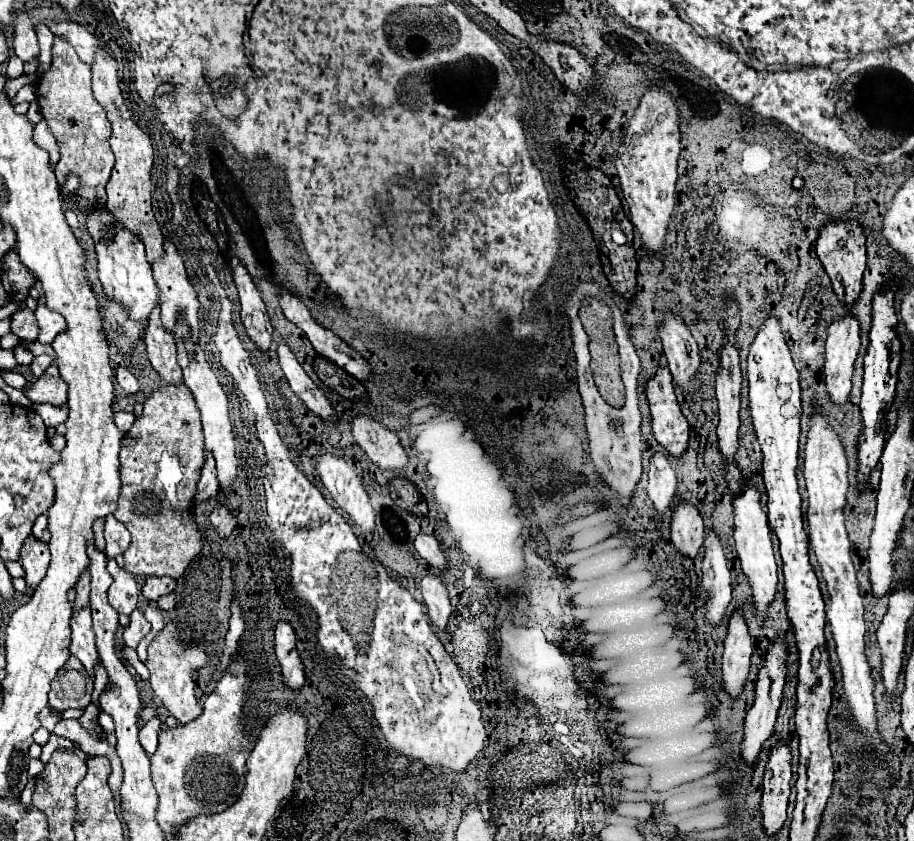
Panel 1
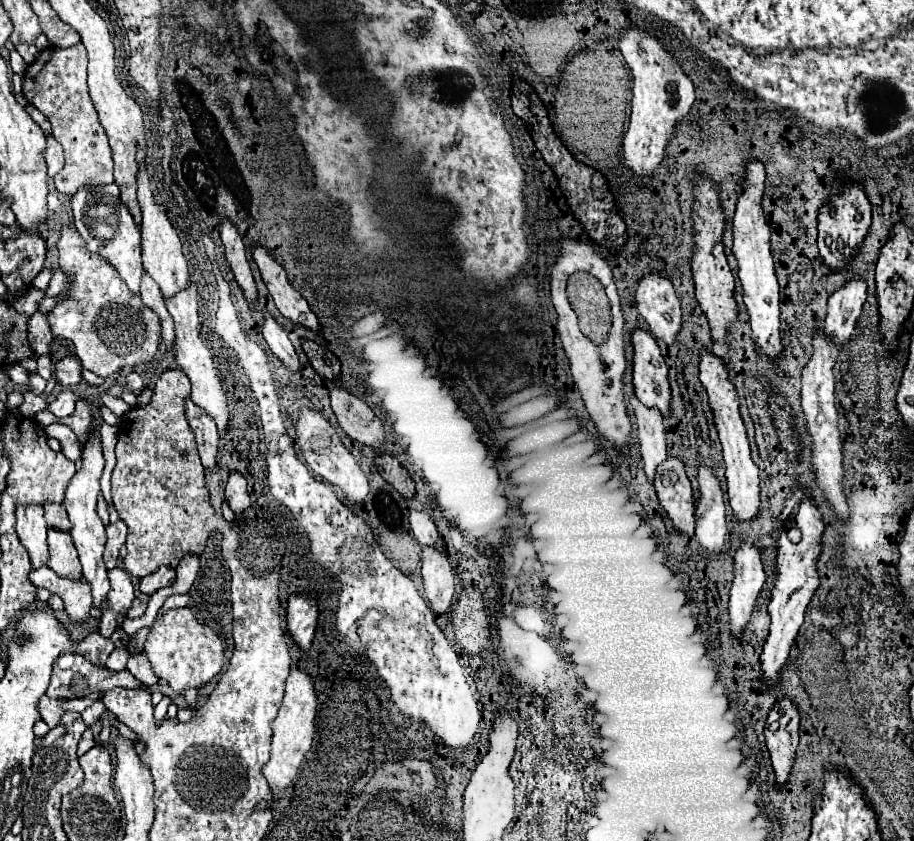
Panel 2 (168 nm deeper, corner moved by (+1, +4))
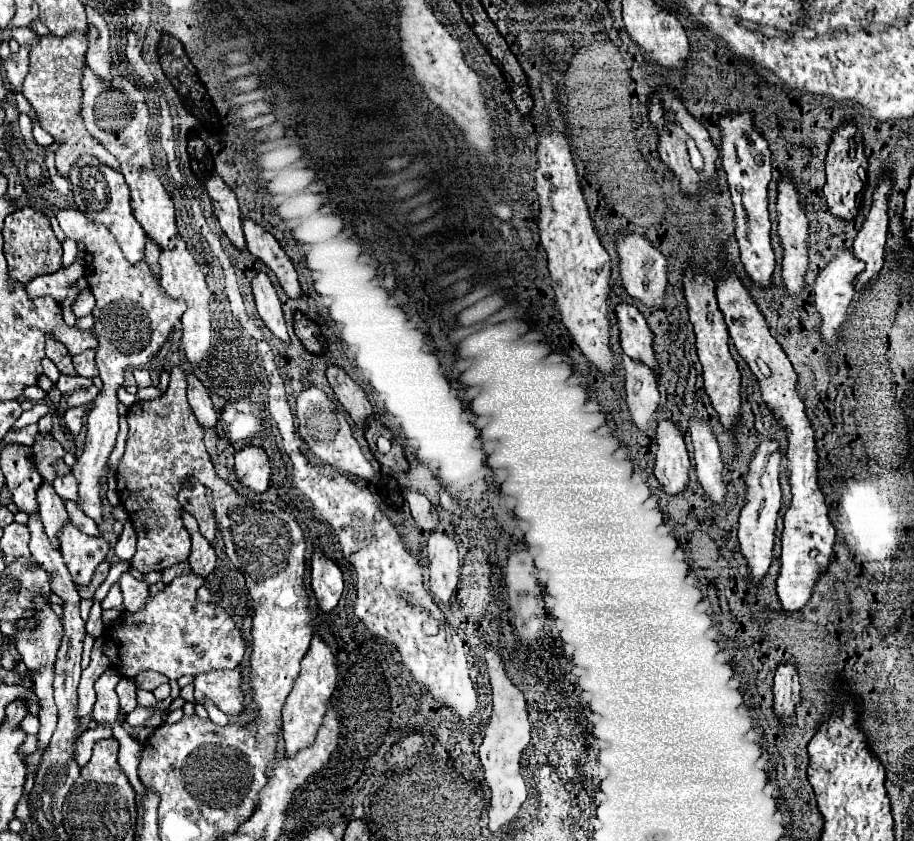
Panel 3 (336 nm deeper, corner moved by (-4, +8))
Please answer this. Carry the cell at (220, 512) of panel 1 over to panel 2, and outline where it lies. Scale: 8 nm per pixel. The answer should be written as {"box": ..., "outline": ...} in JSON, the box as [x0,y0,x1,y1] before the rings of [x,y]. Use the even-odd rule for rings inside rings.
{"box":[225,472,249,514],"outline":[[[231,472],[227,486],[225,486],[225,502],[235,514],[241,514],[249,508],[249,492],[247,492],[247,482],[241,474]]]}

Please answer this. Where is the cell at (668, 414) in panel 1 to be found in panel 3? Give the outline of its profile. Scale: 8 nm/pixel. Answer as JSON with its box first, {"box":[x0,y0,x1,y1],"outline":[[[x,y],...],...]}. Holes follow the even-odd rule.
{"box":[614,304,658,372],"outline":[[[618,304],[614,308],[614,314],[618,320],[620,344],[624,354],[628,354],[630,358],[642,358],[642,362],[646,362],[654,372],[658,372],[658,364],[652,352],[654,334],[650,332],[638,308],[634,304]]]}

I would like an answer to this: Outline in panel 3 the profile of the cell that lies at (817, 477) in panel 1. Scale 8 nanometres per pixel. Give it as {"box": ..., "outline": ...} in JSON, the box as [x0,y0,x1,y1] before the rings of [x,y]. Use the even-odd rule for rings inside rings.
{"box":[814,248,864,344],"outline":[[[842,248],[838,250],[838,254],[828,262],[828,266],[818,274],[816,282],[814,282],[814,306],[816,310],[820,312],[822,316],[822,326],[820,326],[820,332],[822,332],[822,338],[828,342],[828,344],[834,344],[836,342],[836,336],[838,336],[838,330],[844,322],[844,316],[846,316],[846,308],[854,296],[854,278],[864,270],[864,264],[854,256],[852,248]]]}

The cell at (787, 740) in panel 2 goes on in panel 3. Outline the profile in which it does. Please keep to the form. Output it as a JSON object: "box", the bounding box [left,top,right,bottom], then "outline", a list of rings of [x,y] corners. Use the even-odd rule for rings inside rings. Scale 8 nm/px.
{"box":[774,662,802,718],"outline":[[[782,662],[774,674],[774,712],[780,718],[788,718],[796,712],[800,698],[802,694],[796,666]]]}

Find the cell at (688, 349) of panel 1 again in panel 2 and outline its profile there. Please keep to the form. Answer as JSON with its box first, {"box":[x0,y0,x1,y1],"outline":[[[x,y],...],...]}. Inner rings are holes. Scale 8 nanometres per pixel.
{"box":[635,274,681,344],"outline":[[[647,274],[639,280],[635,294],[637,308],[647,320],[655,338],[665,344],[675,344],[681,332],[681,302],[673,290],[673,284],[657,274]]]}

